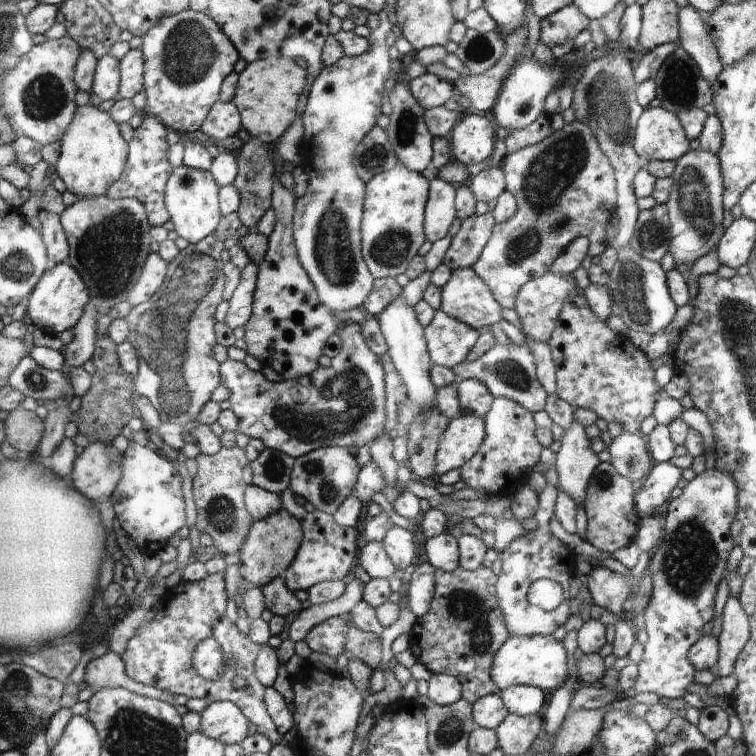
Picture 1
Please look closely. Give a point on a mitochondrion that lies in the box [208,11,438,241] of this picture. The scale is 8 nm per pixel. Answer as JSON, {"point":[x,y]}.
{"point":[406,129]}

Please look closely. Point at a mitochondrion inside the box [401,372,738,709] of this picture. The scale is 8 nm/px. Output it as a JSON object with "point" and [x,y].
{"point":[689,559]}

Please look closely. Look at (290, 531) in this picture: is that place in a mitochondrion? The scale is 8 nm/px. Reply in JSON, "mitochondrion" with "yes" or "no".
{"mitochondrion":"no"}

